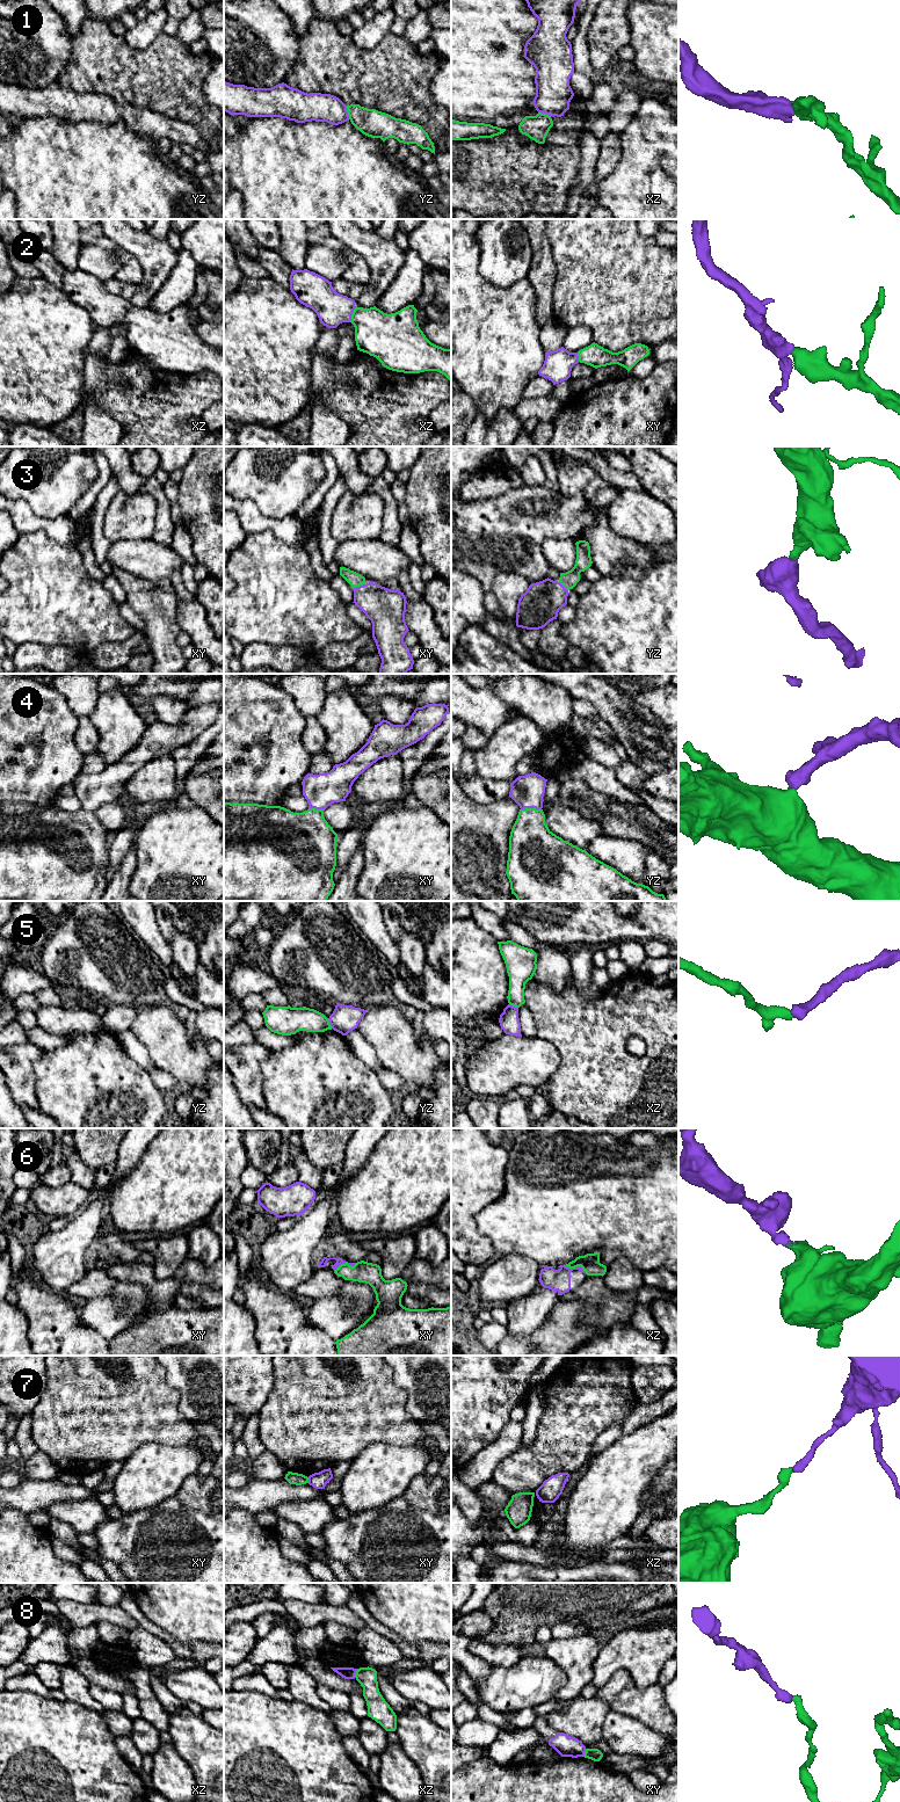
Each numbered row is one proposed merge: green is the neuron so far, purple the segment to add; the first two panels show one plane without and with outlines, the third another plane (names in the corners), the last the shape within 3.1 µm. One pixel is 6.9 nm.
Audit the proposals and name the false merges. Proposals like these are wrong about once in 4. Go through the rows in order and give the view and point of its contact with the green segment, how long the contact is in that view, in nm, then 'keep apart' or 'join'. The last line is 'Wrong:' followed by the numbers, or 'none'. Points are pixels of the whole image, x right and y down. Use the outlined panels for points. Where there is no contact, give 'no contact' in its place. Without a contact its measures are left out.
1: contact yz (348, 113); length 100 nm; join
2: contact xz (351, 314); length 110 nm; join
3: contact xy (358, 586); length 80 nm; join
4: contact yz (530, 808); length 140 nm; join
5: contact yz (328, 1023); length 80 nm; keep apart
6: contact xz (575, 1266); length 170 nm; join
7: contact xy (307, 1480); length 40 nm; keep apart
8: contact xz (356, 1673); length 70 nm; keep apart
Wrong: 5, 7, 8

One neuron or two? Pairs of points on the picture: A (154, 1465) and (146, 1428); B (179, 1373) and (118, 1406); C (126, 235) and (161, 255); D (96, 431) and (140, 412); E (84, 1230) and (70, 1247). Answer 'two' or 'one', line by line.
A: two
B: two
C: one
D: two
E: one

